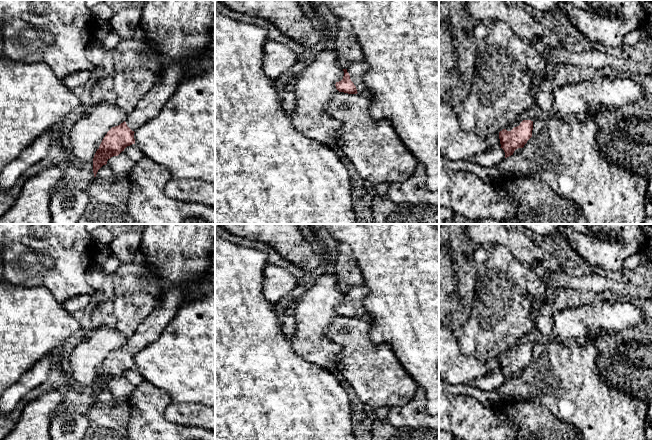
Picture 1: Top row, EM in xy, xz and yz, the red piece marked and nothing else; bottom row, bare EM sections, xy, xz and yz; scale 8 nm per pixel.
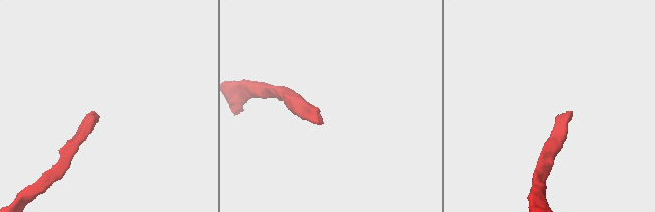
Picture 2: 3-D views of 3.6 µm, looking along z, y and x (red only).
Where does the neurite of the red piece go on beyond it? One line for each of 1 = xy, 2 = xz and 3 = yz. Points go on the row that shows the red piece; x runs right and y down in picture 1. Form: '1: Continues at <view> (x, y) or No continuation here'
1: Continues at xy (169, 77)
2: Continues at xz (356, 71)
3: Continues at yz (515, 123)

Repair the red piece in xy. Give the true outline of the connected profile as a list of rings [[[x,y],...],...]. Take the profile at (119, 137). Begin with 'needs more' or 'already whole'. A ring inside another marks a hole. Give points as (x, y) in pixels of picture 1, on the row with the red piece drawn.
needs more; [[[215,27],[211,30],[207,48],[191,63],[176,61],[162,67],[158,81],[137,103],[135,110],[127,115],[123,123],[112,127],[103,138],[93,158],[94,177],[111,157],[118,156],[127,146],[135,144],[134,133],[161,112],[185,75],[194,66],[199,67],[201,63],[211,59],[214,51]]]

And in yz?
needs more; [[[516,119],[507,124],[499,132],[500,144],[505,158],[513,155],[518,148],[523,148],[527,141],[532,137],[533,121]]]

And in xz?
needs more; [[[351,64],[348,69],[343,69],[344,76],[335,86],[339,92],[348,94],[365,94],[367,88],[364,84],[364,74],[367,71],[367,64]]]

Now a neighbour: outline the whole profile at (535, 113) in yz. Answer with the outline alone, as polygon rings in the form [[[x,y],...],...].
[[[535,104],[531,110],[523,111],[522,113],[520,113],[517,119],[533,121],[547,117],[548,115],[544,111],[542,111],[538,105]]]

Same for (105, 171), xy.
[[[106,164],[98,170],[95,178],[109,178],[111,176],[113,176],[113,172],[111,168]]]

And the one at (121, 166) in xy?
[[[122,151],[118,156],[113,156],[107,161],[107,165],[111,168],[113,175],[117,177],[129,178],[132,172],[135,162],[125,155],[125,151]]]

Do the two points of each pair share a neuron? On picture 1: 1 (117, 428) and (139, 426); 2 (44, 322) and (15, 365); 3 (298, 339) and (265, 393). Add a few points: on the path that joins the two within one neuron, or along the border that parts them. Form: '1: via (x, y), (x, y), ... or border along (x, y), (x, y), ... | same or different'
1: border along (130, 404), (130, 418), (126, 429) | different
2: via (33, 333), (15, 351), (15, 354) | same
3: border along (290, 338), (292, 348), (312, 362) | different

